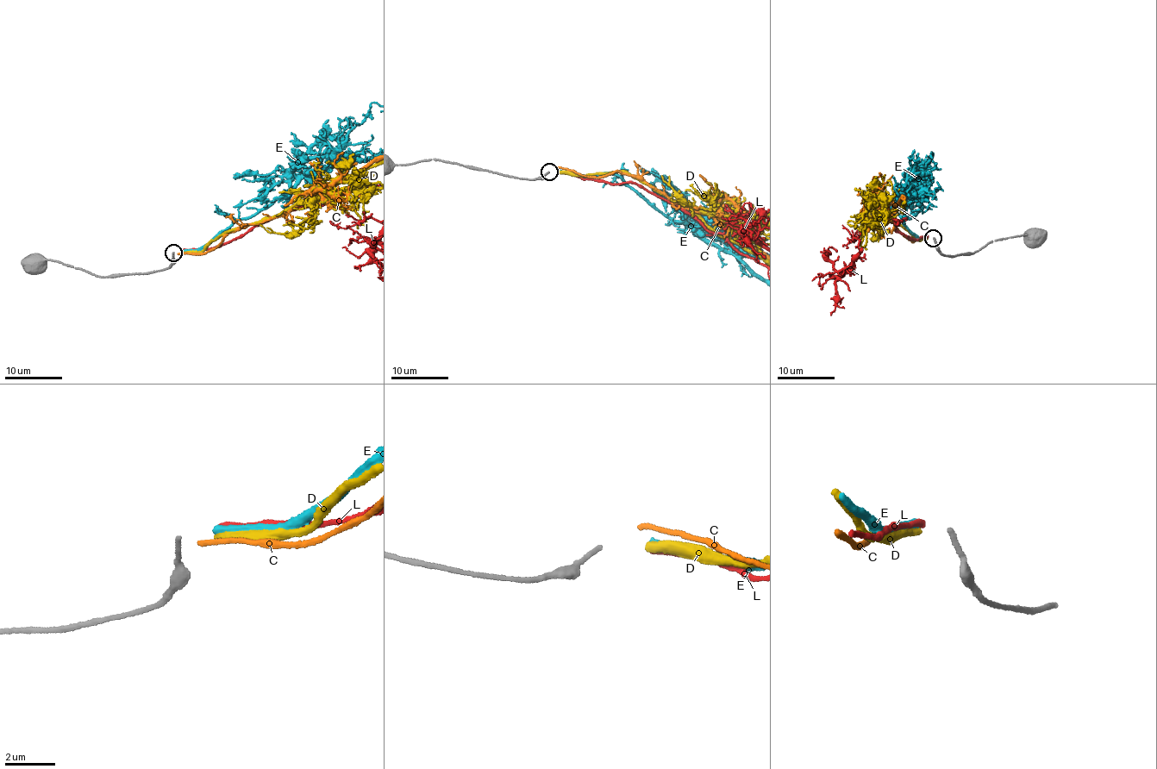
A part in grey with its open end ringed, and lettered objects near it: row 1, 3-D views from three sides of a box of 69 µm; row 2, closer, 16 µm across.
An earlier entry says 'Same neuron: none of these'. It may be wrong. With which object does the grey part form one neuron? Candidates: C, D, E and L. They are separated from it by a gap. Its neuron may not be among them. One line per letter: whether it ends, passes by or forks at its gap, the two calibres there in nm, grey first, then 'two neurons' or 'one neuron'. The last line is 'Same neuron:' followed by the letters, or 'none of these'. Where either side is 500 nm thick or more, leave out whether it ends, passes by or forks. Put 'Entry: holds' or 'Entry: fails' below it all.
C: it ends; calibres 180 and 180 nm; two neurons
D: it ends; calibres 180 and 360 nm; two neurons
E: it ends; calibres 180 and 280 nm; two neurons
L: it ends; calibres 180 and 240 nm; one neuron
Same neuron: L
Entry: fails

